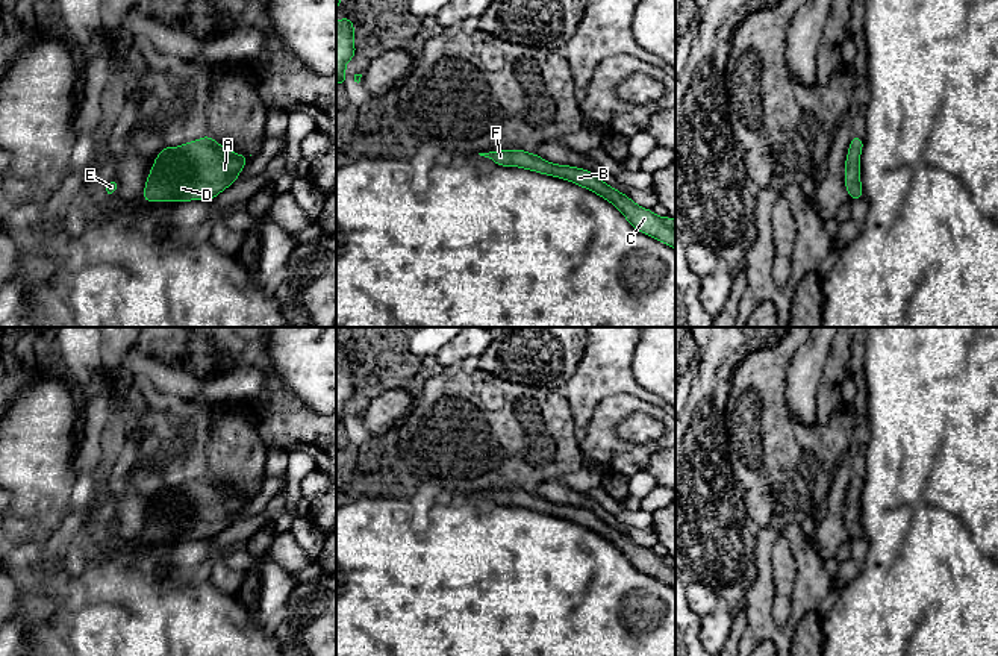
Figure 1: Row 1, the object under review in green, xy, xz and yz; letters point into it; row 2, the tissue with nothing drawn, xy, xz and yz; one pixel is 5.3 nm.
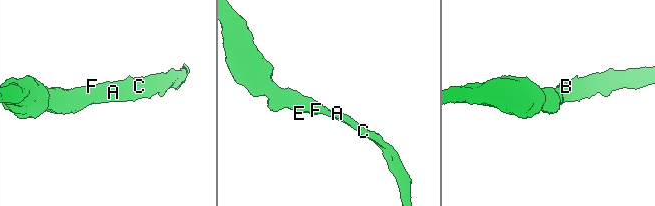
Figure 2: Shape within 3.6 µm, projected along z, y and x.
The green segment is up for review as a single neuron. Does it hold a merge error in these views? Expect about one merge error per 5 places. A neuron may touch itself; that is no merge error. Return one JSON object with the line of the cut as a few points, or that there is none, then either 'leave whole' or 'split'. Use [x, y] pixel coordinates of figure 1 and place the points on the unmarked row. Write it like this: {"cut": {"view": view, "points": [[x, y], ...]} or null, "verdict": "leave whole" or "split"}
{"cut": null, "verdict": "leave whole"}

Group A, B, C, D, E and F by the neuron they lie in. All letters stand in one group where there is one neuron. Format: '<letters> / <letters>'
A B C D E F

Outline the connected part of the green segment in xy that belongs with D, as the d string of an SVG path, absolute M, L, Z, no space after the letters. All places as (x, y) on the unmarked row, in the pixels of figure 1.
M209 474L180 486L165 485L154 497L142 539L212 539L238 520L248 497L220 485Z

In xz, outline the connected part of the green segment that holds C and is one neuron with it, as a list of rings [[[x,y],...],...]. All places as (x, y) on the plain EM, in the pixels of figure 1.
[[[521,488],[515,489],[494,489],[489,492],[479,492],[489,497],[495,504],[519,506],[545,515],[554,515],[586,527],[597,535],[612,542],[625,559],[639,571],[672,586],[675,589],[675,559],[669,556],[657,556],[651,548],[638,545],[630,536],[604,523],[592,511],[547,501],[536,492],[527,492]]]

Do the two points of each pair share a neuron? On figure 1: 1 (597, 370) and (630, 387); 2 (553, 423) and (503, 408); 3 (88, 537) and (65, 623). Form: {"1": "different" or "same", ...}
{"1": "same", "2": "same", "3": "different"}

